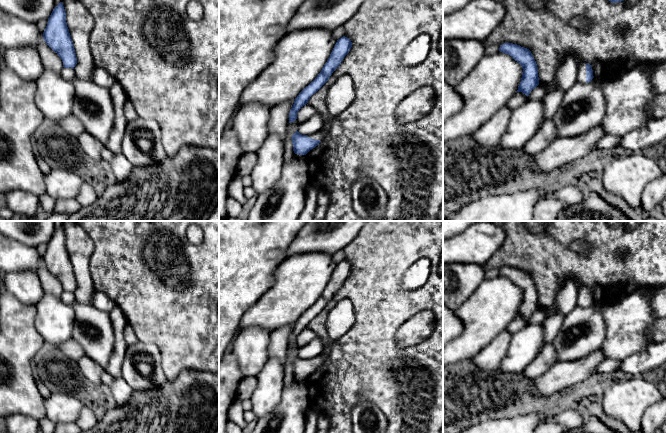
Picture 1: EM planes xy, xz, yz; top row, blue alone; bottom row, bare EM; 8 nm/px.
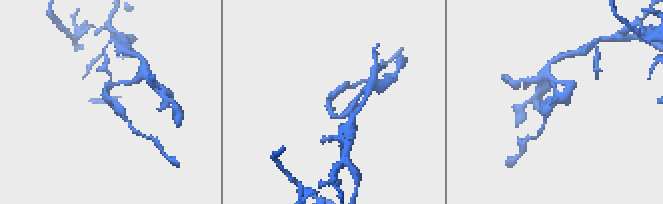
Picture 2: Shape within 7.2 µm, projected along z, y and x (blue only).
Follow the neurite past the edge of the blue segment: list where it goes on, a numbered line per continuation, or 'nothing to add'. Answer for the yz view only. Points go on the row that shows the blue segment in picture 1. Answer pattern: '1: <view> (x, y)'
1: yz (581, 74)

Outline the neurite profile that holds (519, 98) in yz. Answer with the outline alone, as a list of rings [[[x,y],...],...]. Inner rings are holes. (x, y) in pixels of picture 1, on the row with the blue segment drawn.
[[[517,92],[507,102],[506,106],[514,110],[521,106],[527,99],[528,97],[525,94],[523,94],[522,92]]]

